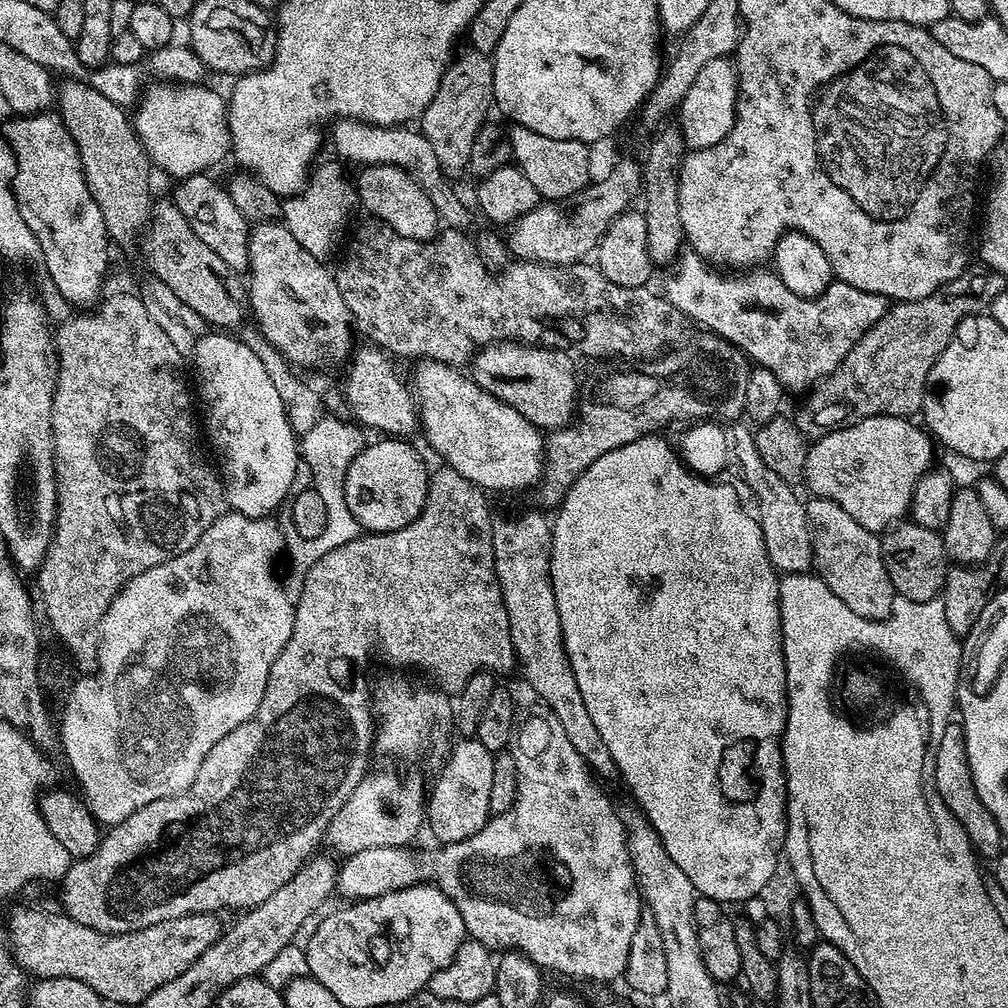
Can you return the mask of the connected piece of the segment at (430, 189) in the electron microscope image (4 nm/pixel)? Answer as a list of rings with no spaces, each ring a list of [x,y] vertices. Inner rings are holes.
[[[338,120],[332,125],[332,144],[337,152],[335,154],[343,161],[356,162],[358,166],[367,166],[369,164],[376,165],[394,165],[396,168],[403,168],[415,184],[426,192],[427,196],[436,207],[436,215],[439,217],[441,223],[451,231],[469,231],[469,226],[472,222],[470,212],[455,188],[450,184],[451,180],[447,173],[441,170],[441,164],[438,158],[435,157],[434,148],[431,146],[424,136],[424,134],[417,129],[408,126],[397,127],[378,127],[377,124],[362,123],[360,120]]]

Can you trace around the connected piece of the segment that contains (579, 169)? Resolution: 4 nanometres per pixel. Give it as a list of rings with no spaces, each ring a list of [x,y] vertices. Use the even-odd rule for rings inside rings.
[[[519,126],[509,127],[507,135],[515,167],[526,174],[527,180],[534,185],[534,190],[538,190],[545,201],[568,202],[579,197],[589,187],[593,179],[592,156],[588,153],[589,145],[585,141],[546,138],[546,134],[538,134]]]

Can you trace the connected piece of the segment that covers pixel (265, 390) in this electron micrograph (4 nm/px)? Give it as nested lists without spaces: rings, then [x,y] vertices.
[[[209,331],[200,337],[190,353],[190,364],[196,367],[196,380],[200,383],[200,400],[204,403],[202,428],[208,431],[208,440],[220,459],[218,468],[222,473],[229,509],[250,518],[268,518],[289,499],[293,491],[296,467],[300,468],[302,464],[301,449],[298,447],[298,437],[288,421],[282,398],[278,398],[278,390],[274,390],[270,374],[266,374],[266,366],[248,343],[243,339],[235,340],[232,336],[235,335]]]

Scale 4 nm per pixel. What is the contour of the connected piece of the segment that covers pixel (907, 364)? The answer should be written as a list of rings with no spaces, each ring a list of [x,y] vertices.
[[[981,267],[977,276],[965,274],[944,284],[934,294],[917,300],[901,300],[893,303],[870,330],[858,338],[858,342],[842,358],[842,362],[831,374],[824,377],[803,397],[804,405],[794,413],[796,424],[800,427],[800,433],[805,438],[819,438],[839,428],[845,428],[847,424],[858,422],[862,418],[871,416],[902,416],[912,418],[925,407],[924,388],[929,387],[928,375],[934,366],[934,362],[946,350],[946,346],[952,341],[952,335],[967,316],[979,316],[991,306],[994,298],[1002,294],[1006,286],[1006,277],[998,274],[992,268]]]

